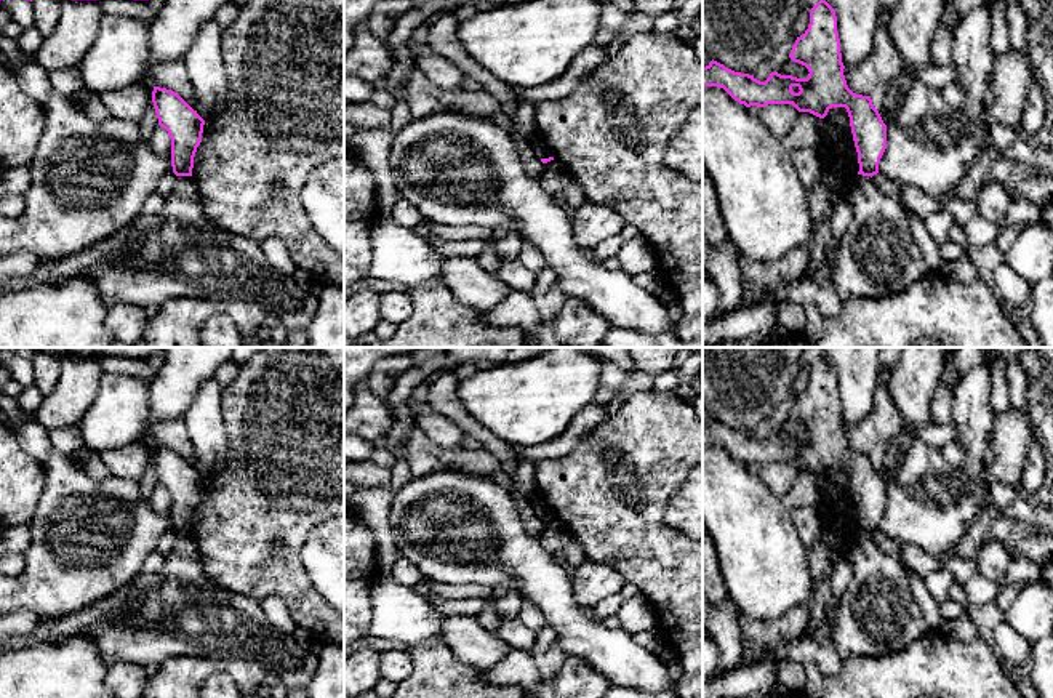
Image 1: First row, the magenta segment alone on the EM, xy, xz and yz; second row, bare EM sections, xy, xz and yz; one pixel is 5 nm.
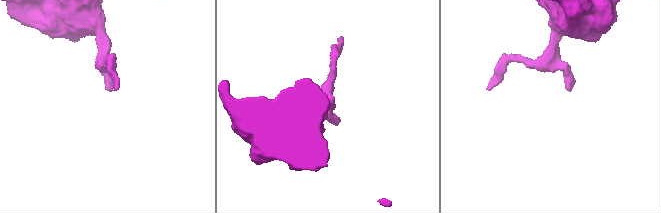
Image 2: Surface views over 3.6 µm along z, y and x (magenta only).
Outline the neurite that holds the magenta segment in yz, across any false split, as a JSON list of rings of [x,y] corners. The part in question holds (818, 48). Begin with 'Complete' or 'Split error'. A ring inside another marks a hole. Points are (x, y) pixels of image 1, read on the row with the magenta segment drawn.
Complete. [[[819,0],[810,10],[808,29],[797,37],[789,58],[808,69],[807,78],[771,72],[760,82],[712,59],[703,67],[703,86],[723,88],[746,107],[792,104],[799,112],[810,112],[819,118],[832,107],[845,107],[858,152],[858,174],[871,178],[877,174],[887,149],[887,125],[871,96],[856,94],[847,85],[837,16],[826,0]]]

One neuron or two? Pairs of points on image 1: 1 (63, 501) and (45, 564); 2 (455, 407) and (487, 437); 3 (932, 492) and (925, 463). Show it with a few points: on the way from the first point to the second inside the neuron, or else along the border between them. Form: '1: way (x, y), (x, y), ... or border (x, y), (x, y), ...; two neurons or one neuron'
1: way (63, 517), (61, 548); one neuron
2: way (460, 415), (479, 433); one neuron
3: way (927, 485), (925, 469); one neuron

